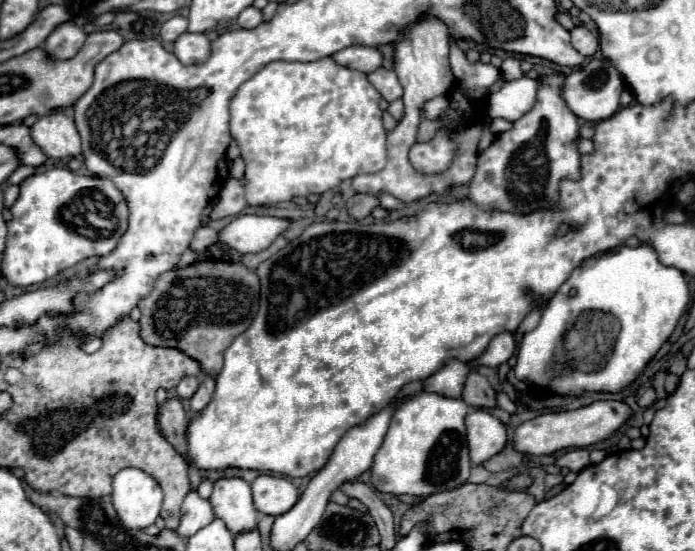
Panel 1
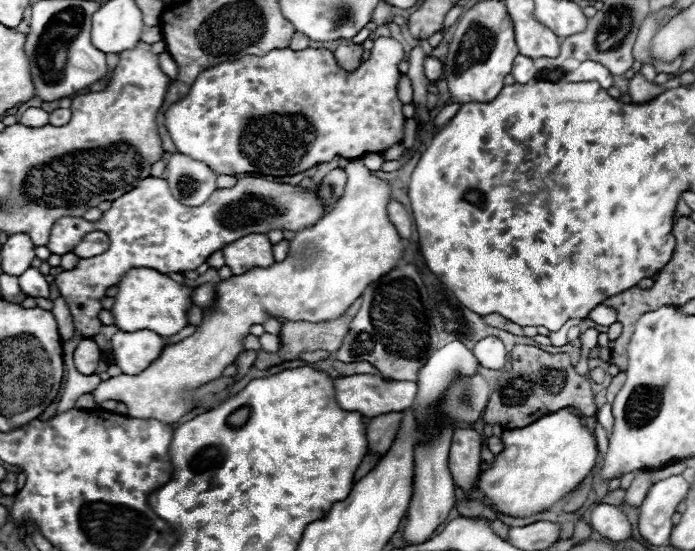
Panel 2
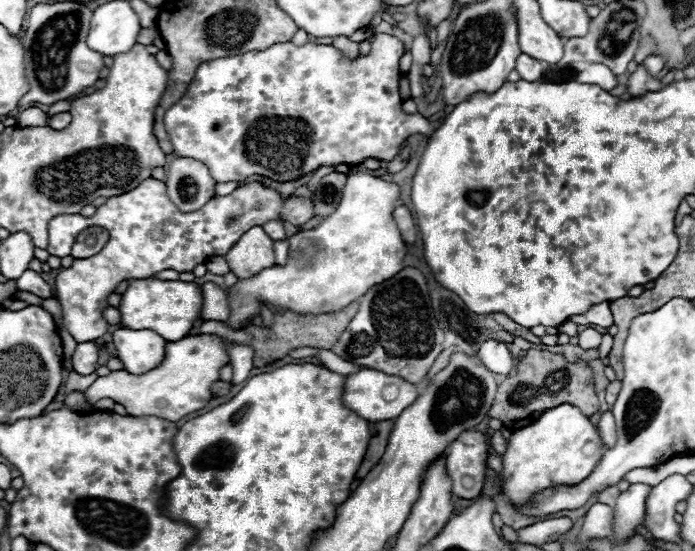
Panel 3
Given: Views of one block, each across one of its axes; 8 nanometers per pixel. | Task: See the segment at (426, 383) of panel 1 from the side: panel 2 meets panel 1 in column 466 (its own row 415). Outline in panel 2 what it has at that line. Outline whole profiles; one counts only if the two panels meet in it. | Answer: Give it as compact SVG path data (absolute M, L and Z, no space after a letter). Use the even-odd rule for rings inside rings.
M354 374L354 376L338 376L334 378L336 402L340 408L350 412L360 412L368 418L384 414L384 412L402 412L414 404L418 394L416 382L398 382L398 380L382 380L372 374Z

